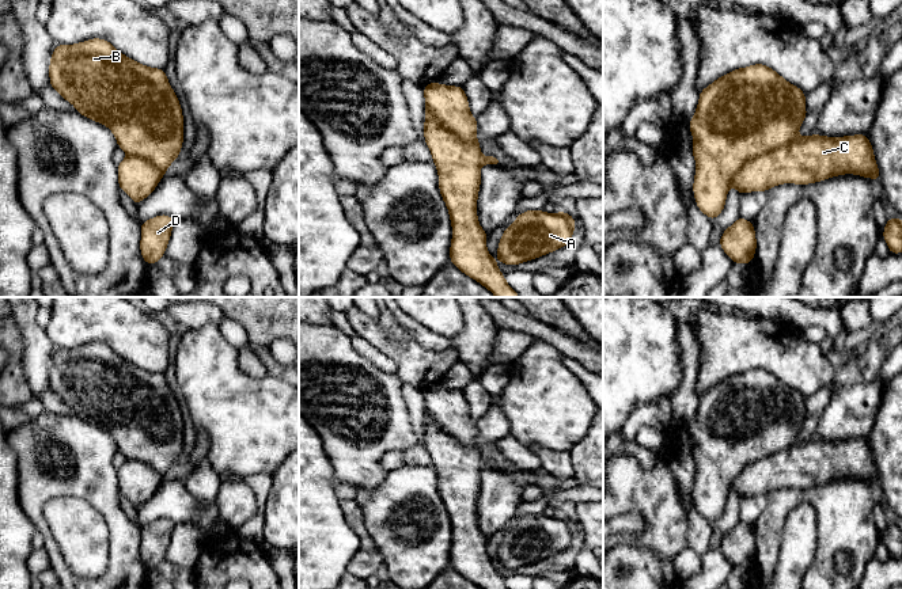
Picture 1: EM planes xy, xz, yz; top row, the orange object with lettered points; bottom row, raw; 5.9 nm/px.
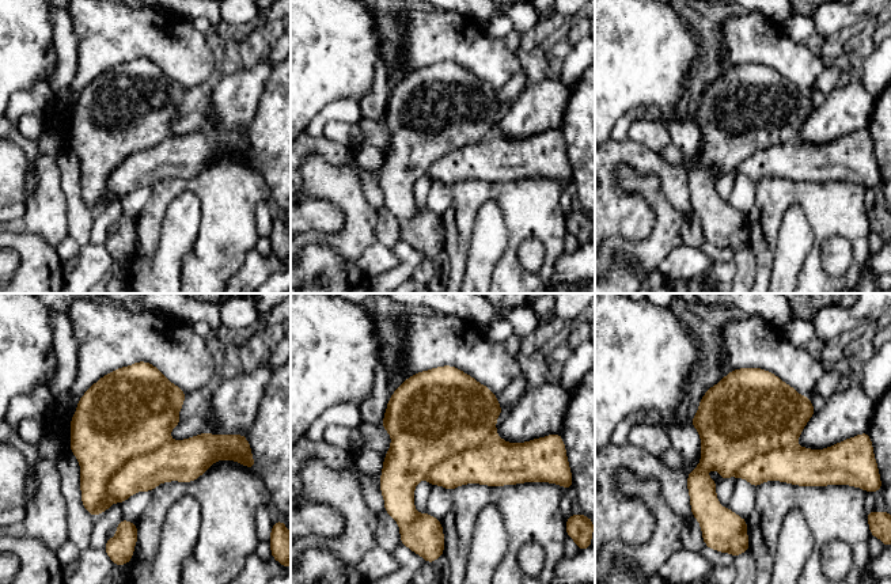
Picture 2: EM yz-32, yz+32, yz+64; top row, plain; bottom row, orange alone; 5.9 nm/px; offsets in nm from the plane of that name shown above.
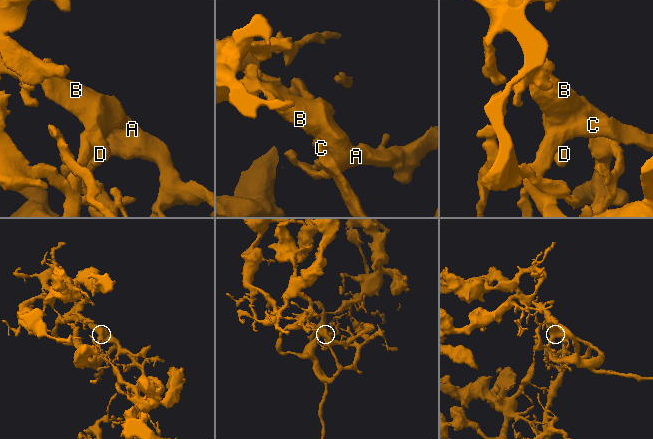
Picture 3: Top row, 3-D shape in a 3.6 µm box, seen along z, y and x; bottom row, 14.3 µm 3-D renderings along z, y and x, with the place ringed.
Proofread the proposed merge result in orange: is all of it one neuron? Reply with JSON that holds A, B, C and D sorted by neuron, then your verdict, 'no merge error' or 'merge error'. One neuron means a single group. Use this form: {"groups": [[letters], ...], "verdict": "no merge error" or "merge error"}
{"groups": [["A", "B", "C", "D"]], "verdict": "no merge error"}

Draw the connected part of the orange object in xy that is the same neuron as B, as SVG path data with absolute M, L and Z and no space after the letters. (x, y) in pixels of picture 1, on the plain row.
M92 342L75 349L57 347L49 368L49 381L52 392L72 407L77 417L107 430L118 452L126 456L128 460L117 470L121 494L136 509L151 499L170 468L179 460L183 446L182 413L164 373L143 369L118 356L109 345Z

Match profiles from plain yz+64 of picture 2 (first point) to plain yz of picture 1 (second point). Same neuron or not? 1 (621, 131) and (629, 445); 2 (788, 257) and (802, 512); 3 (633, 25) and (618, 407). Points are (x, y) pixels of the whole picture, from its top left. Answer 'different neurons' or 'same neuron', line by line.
1: different neurons
2: same neuron
3: same neuron

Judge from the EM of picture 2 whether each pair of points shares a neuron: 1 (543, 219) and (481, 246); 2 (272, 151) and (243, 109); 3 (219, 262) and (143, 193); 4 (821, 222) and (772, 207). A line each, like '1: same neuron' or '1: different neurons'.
1: different neurons
2: different neurons
3: different neurons
4: same neuron

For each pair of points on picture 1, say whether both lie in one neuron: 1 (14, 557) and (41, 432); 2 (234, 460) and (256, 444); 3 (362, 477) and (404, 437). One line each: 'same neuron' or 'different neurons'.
1: different neurons
2: same neuron
3: same neuron

